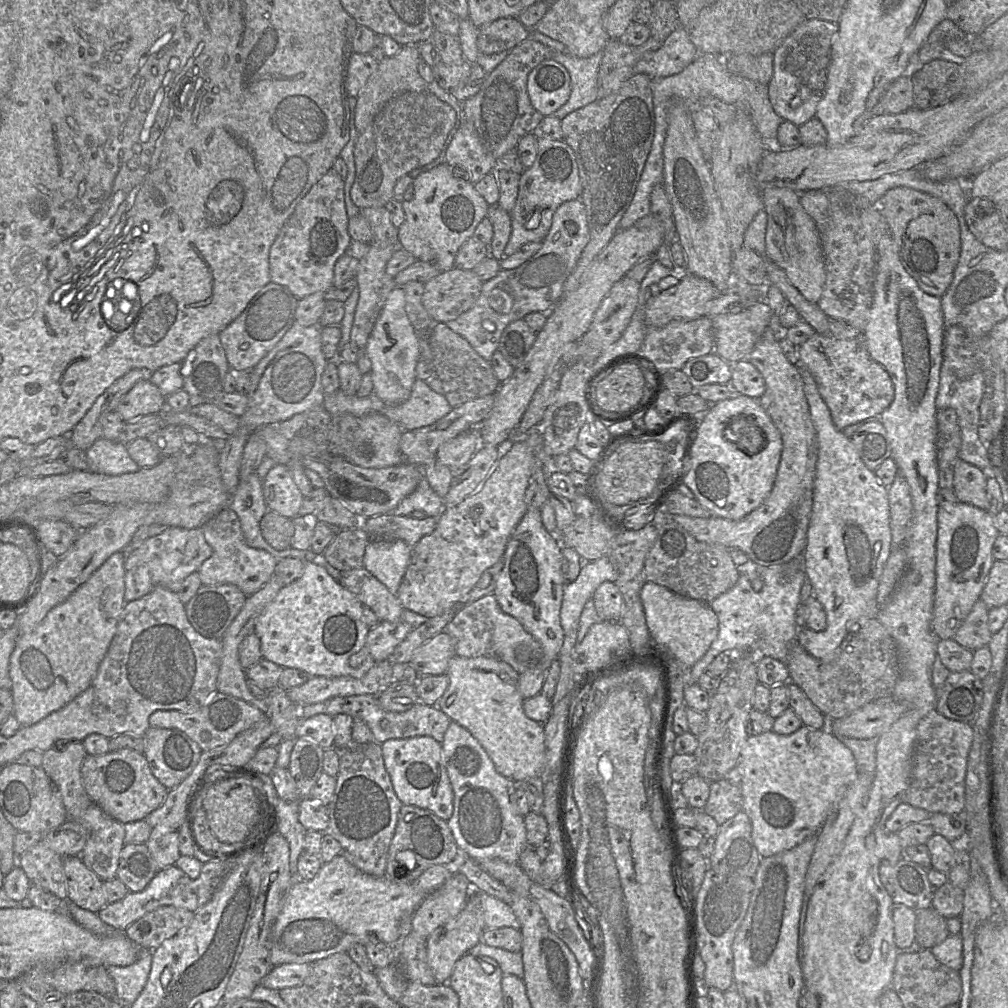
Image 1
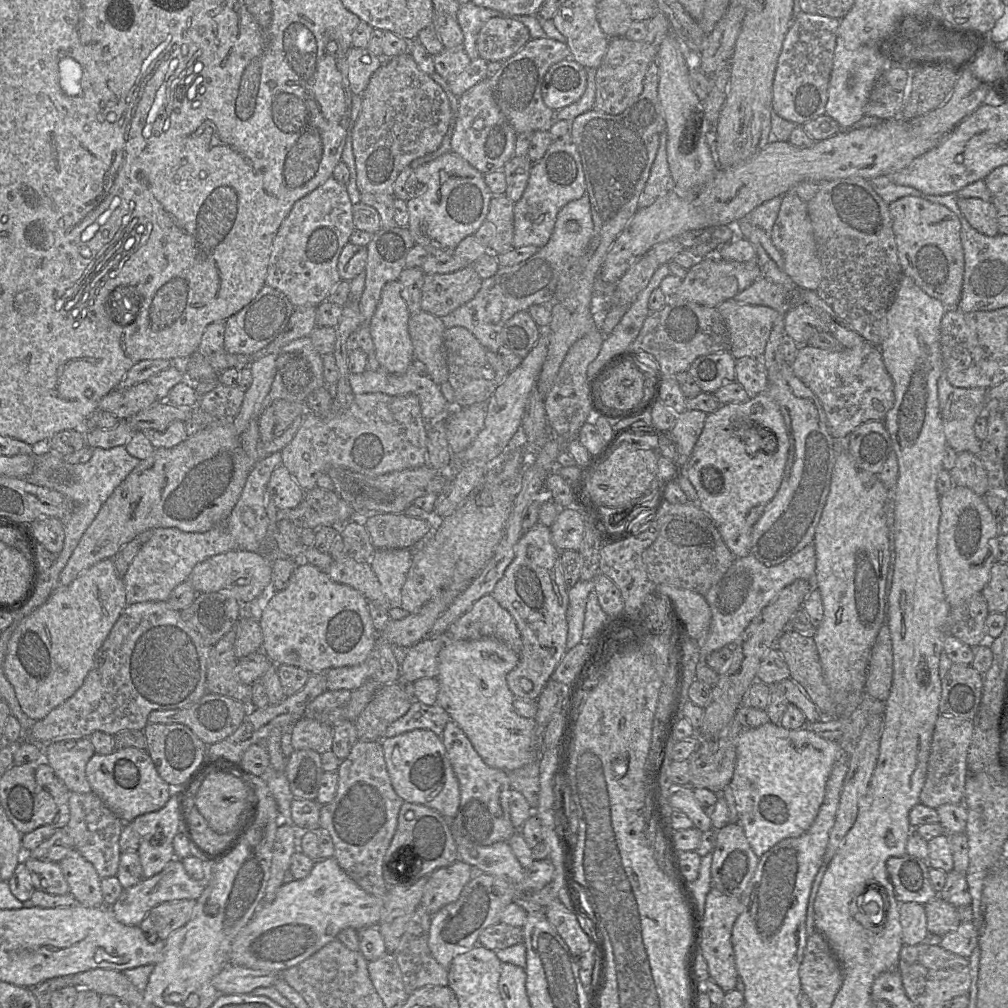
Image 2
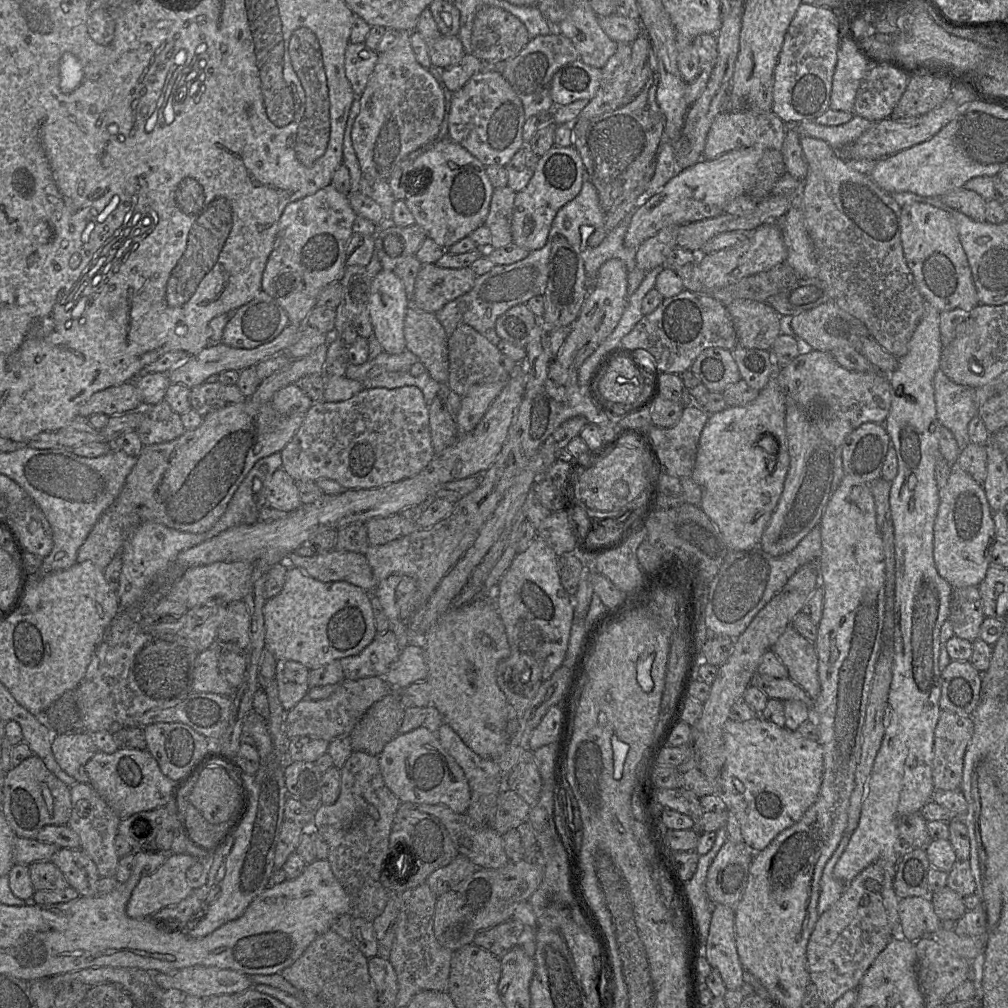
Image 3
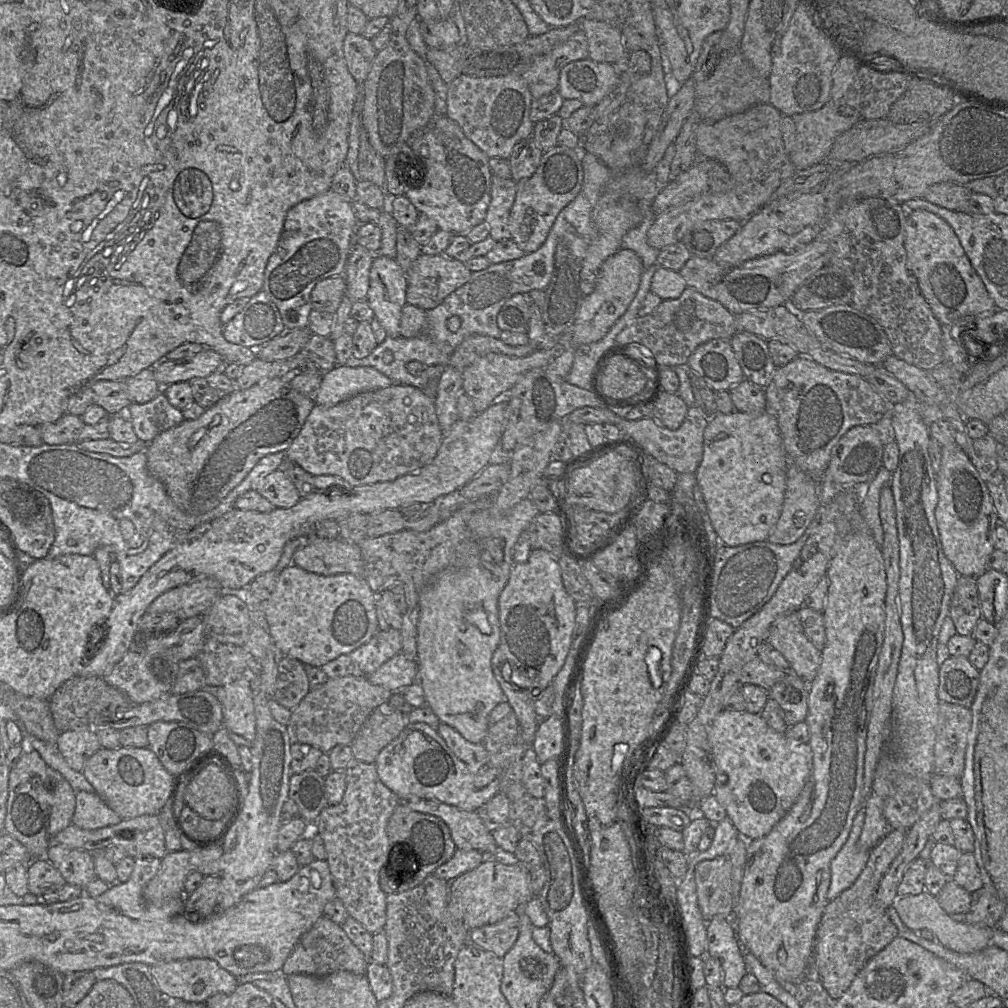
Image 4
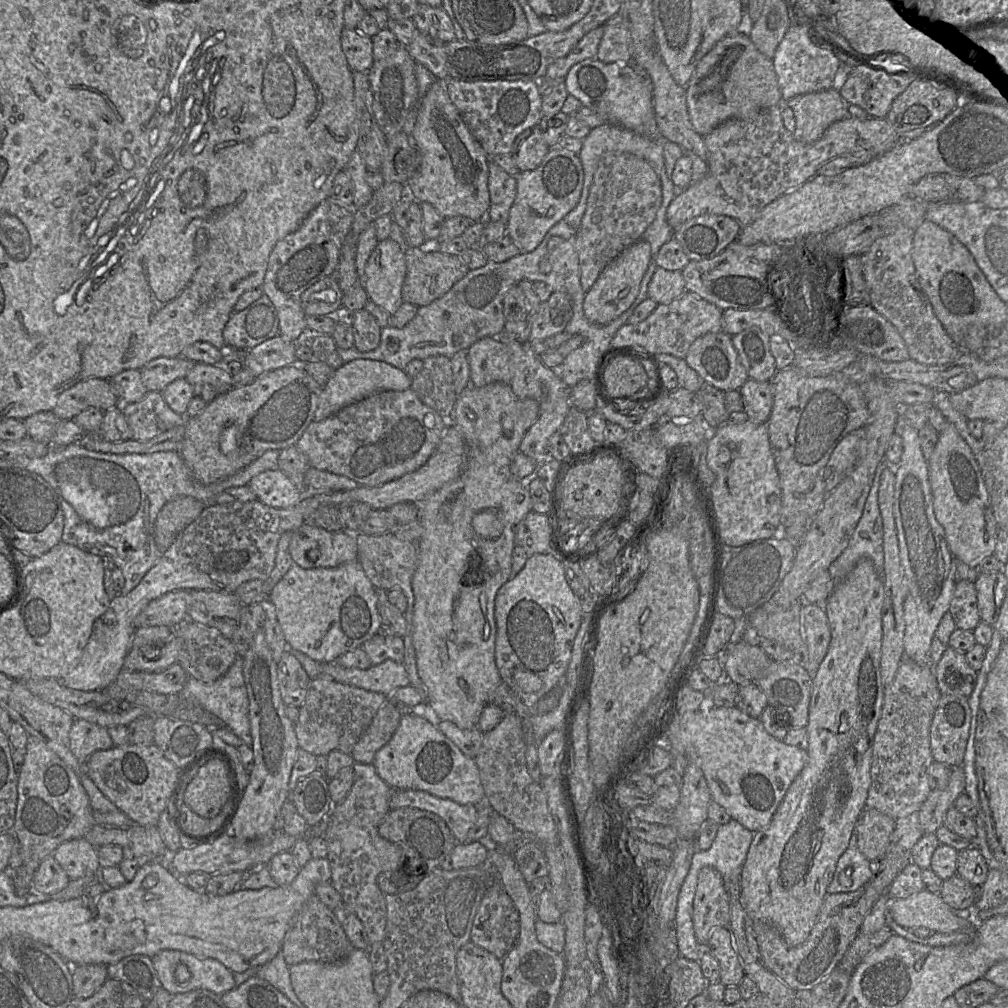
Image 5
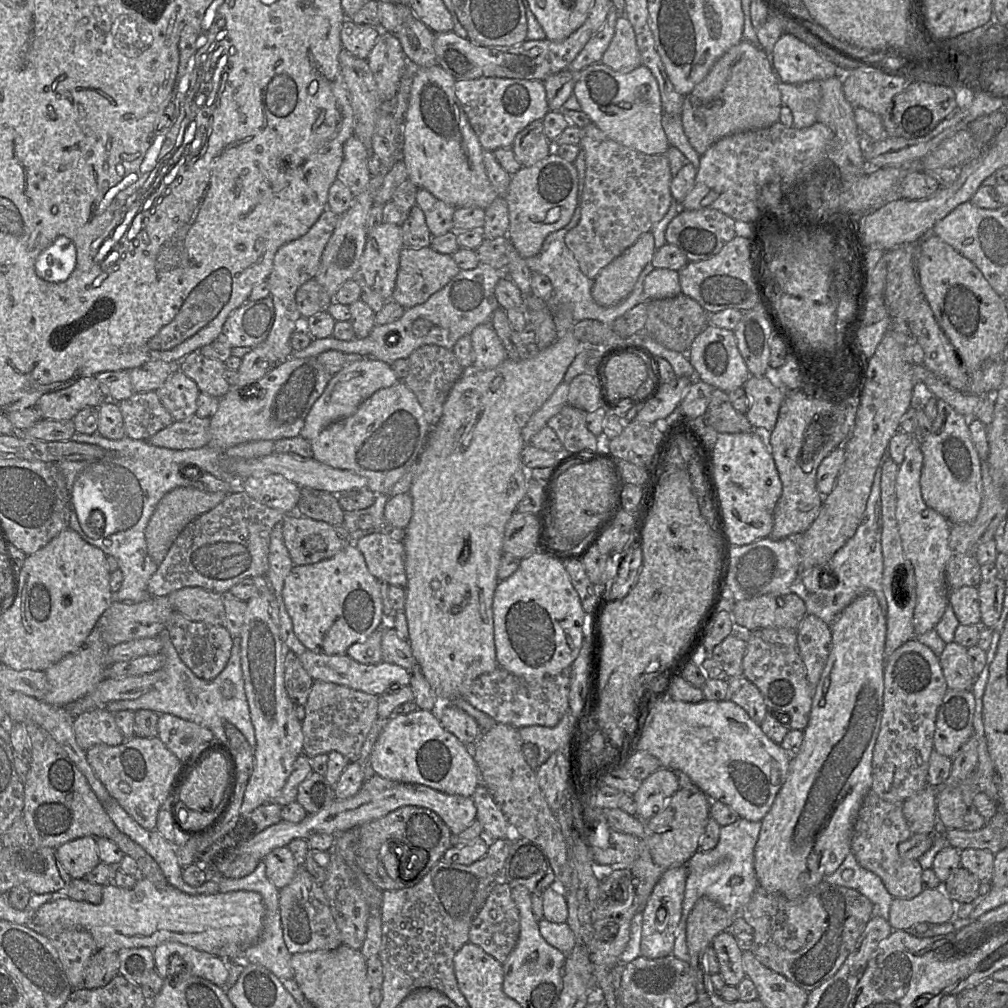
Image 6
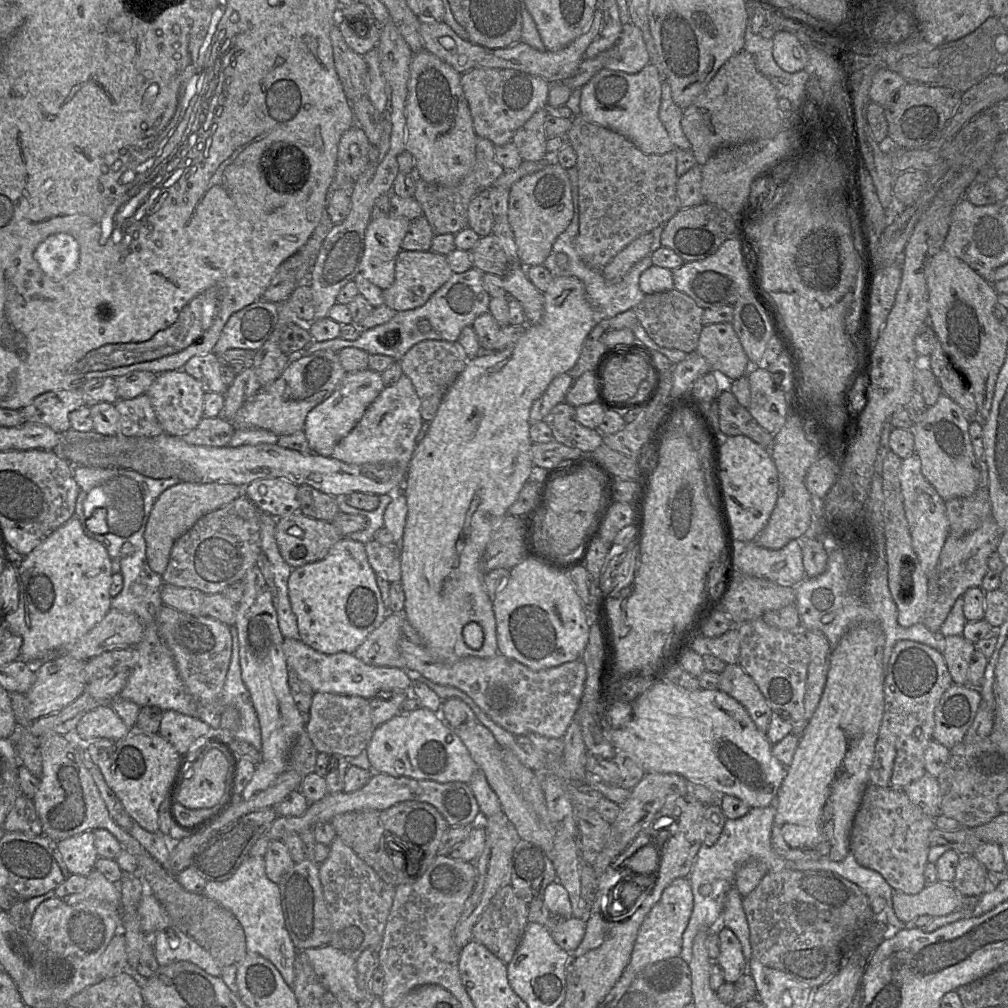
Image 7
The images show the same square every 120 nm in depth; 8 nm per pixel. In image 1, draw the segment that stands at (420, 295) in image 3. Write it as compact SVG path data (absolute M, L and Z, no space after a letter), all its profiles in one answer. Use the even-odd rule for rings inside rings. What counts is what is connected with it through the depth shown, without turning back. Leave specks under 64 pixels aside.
M454 266L424 284L423 306L435 323L446 323L474 305L482 284L473 270Z

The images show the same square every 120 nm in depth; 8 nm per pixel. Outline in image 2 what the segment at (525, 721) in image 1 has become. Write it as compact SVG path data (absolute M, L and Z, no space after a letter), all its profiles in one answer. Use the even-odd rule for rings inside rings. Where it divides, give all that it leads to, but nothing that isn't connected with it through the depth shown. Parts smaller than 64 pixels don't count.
M496 638L447 640L438 654L437 704L469 738L484 762L504 771L539 760L536 722L519 715L506 676L519 662L519 654Z

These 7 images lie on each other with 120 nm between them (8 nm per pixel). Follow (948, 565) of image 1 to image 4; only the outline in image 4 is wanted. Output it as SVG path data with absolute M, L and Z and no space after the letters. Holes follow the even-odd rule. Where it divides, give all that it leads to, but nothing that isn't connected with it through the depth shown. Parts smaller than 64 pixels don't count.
M956 444L941 447L942 457L939 471L935 474L938 502L935 519L943 552L959 575L978 577L987 567L986 560L995 549L994 531L999 523L986 482L972 464L967 454Z

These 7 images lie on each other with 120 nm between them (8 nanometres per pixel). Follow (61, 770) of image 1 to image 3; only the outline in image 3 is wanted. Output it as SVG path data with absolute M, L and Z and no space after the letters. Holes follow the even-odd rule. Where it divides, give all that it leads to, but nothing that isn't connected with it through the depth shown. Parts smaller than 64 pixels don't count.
M70 732L54 735L53 756L60 768L77 783L89 783L85 765L97 752L93 734Z

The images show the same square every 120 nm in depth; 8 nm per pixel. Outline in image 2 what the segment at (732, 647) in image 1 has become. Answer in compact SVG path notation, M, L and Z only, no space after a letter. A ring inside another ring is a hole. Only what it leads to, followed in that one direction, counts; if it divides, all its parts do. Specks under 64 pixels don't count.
M814 543L792 555L776 566L766 566L752 554L735 558L724 576L704 596L711 609L711 623L708 633L698 640L701 659L710 653L734 642L738 642L751 621L766 607L778 593L798 579L806 580L810 591L817 589L816 553Z

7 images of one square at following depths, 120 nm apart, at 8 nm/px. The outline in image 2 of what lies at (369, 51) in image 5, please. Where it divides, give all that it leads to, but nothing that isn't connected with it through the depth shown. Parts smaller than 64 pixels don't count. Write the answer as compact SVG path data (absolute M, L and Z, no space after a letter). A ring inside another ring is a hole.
M351 47L348 51L348 82L355 95L361 95L370 78L383 62L383 57L374 55L367 48Z

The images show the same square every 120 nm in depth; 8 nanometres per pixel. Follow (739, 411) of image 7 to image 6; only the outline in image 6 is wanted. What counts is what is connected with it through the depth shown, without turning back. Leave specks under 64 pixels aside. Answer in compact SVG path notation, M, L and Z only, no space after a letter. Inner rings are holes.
M714 388L707 407L707 418L718 433L740 433L754 430L745 414L735 410L728 393Z

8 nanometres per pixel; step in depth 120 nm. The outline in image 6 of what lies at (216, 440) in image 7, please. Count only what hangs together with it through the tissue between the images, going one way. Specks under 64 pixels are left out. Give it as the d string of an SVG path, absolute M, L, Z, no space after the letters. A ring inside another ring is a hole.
M196 415L182 421L174 421L146 440L157 447L184 450L198 449L210 444L210 418Z

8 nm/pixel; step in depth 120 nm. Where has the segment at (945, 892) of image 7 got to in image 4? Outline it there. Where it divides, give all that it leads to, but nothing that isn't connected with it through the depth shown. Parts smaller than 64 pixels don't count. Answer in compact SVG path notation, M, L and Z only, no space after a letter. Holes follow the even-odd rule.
M924 890L918 895L906 895L897 898L893 904L902 923L912 931L920 929L930 930L935 935L935 940L944 947L963 954L971 954L985 949L991 944L992 930L986 925L957 922L946 913L936 896Z

